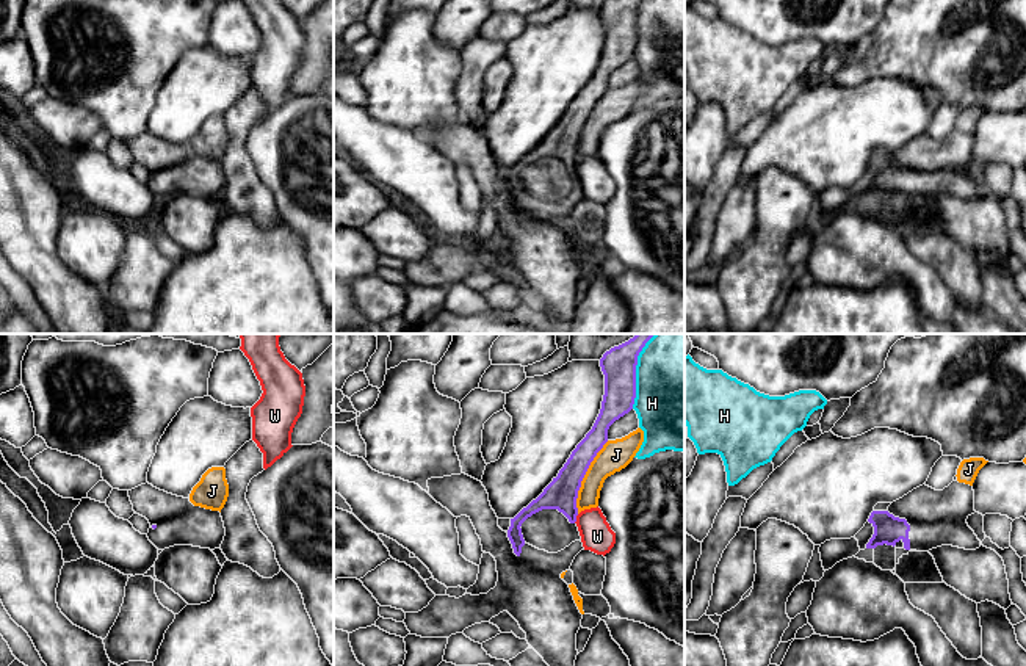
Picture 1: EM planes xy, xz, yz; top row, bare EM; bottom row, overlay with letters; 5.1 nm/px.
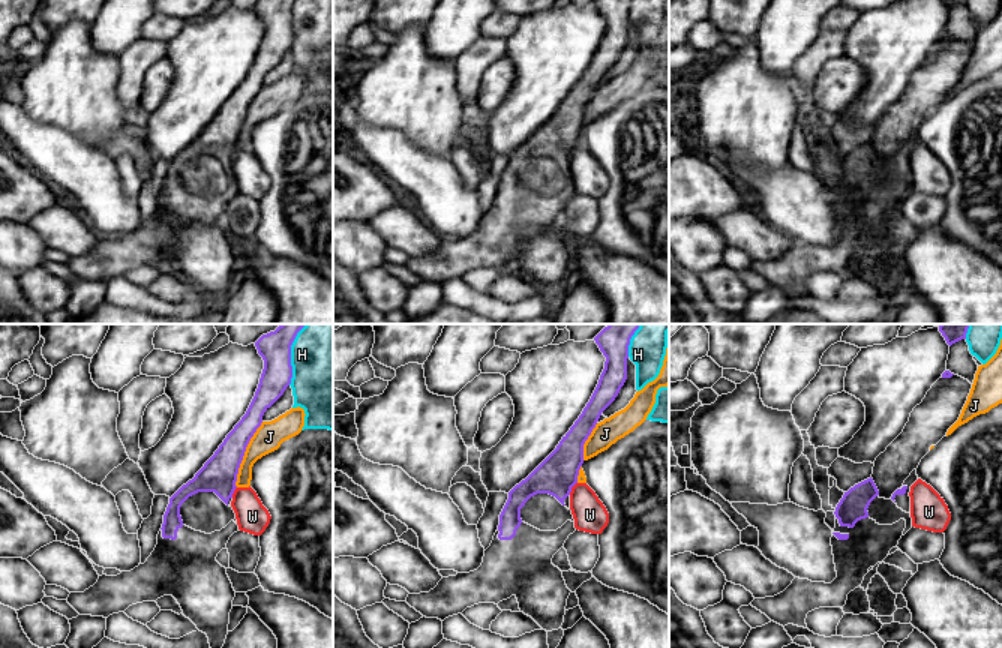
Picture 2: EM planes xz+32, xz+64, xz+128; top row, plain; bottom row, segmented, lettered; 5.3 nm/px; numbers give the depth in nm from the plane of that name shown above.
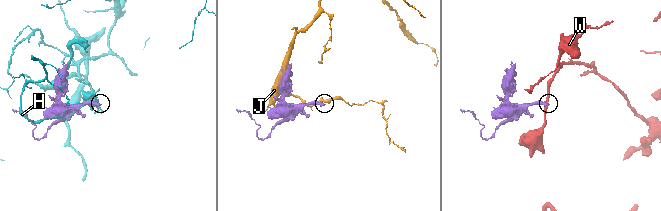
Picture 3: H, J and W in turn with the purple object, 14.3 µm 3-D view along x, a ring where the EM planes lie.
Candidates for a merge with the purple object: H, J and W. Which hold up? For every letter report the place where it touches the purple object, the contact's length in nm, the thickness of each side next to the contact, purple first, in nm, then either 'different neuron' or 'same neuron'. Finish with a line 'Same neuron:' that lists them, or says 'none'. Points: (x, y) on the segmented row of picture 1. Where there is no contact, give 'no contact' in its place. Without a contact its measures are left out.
H: meets purple in xz at (635, 372); contact 400 nm long; 180 nm thick on the purple side, 500 nm on the other; different neuron
J: meets purple in xz at (583, 477); contact 400 nm long; 170 nm thick on the purple side, 160 nm on the other; different neuron
W: meets purple in xz at (575, 519); contact 50 nm long; 170 nm thick on the purple side, 160 nm on the other; different neuron
Same neuron: none

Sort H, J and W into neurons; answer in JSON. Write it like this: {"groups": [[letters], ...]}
{"groups": [["H"], ["J"], ["W"]]}

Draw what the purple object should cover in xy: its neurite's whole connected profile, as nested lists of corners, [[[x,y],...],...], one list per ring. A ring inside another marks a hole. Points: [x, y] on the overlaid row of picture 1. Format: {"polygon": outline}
{"polygon": [[[149,483],[128,490],[128,497],[133,511],[149,520],[147,538],[158,550],[174,545],[221,548],[226,528],[219,511],[194,506],[190,498]]]}

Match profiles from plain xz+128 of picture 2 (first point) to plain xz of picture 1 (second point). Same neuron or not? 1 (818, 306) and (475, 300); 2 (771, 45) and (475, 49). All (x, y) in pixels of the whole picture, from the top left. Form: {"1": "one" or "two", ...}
{"1": "one", "2": "two"}

